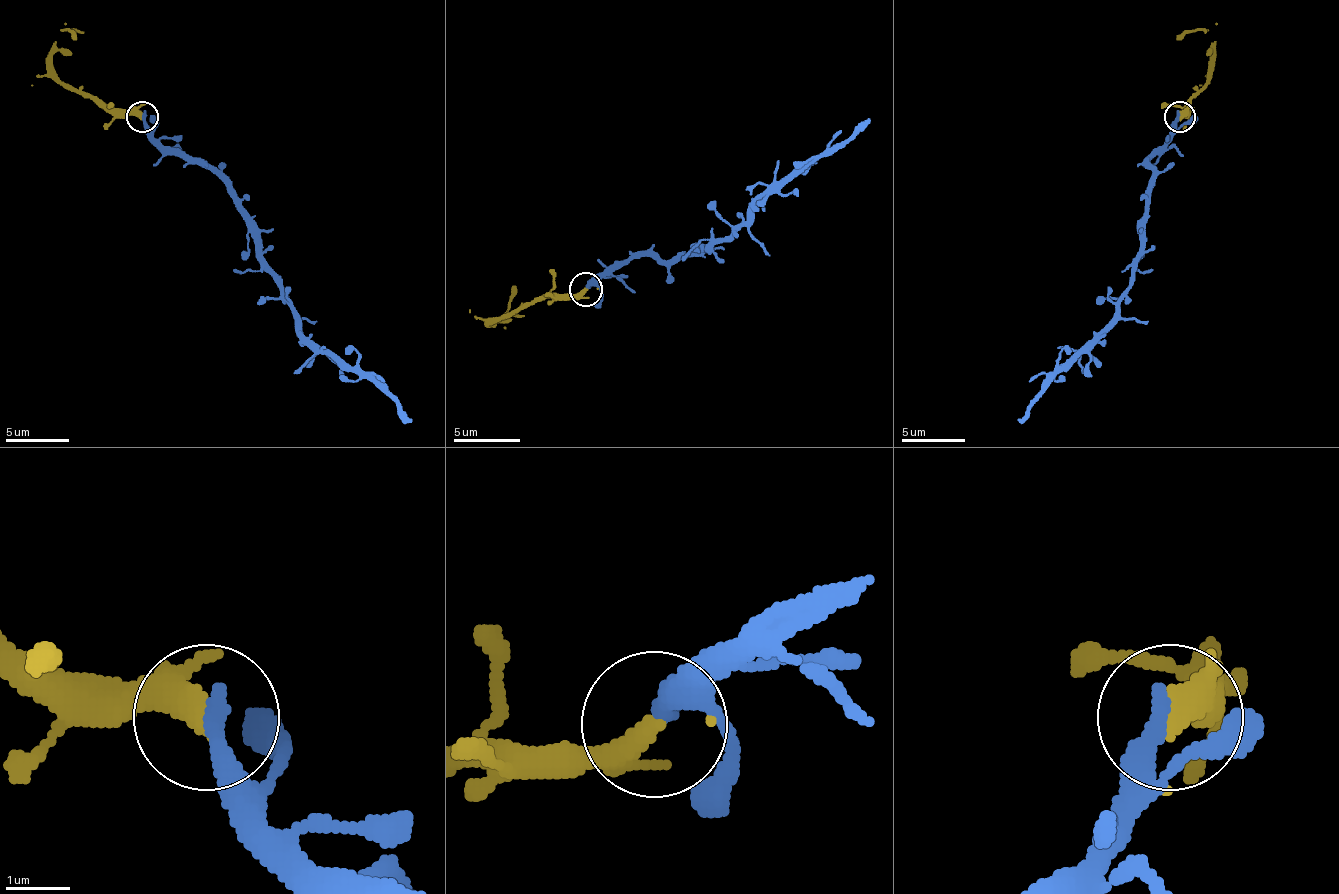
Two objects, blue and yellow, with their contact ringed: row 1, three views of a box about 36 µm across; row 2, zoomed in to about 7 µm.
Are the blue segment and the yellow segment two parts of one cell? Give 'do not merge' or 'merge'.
merge

